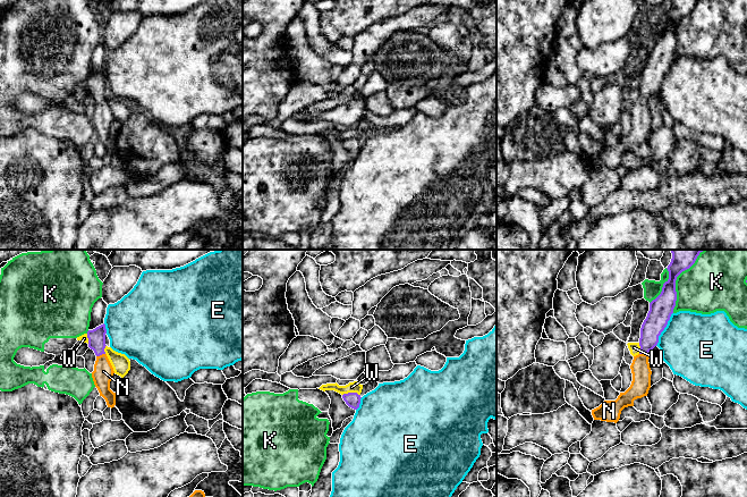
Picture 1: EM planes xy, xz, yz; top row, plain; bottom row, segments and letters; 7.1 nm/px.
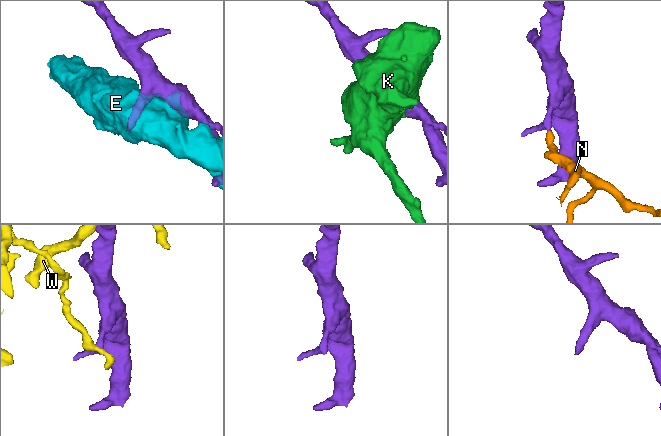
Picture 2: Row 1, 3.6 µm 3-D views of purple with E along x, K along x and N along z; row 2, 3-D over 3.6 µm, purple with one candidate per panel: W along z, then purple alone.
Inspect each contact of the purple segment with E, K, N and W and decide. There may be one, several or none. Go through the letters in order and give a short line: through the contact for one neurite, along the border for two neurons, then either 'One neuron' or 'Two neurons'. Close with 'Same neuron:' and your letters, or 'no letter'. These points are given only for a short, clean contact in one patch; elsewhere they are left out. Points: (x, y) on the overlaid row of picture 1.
E: Two neurons
K: Two neurons
N: Line: xy (96, 337), (100, 354), (103, 371). One neuron
W: Two neurons
Same neuron: N

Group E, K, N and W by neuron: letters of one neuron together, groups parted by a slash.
E / K / N / W

